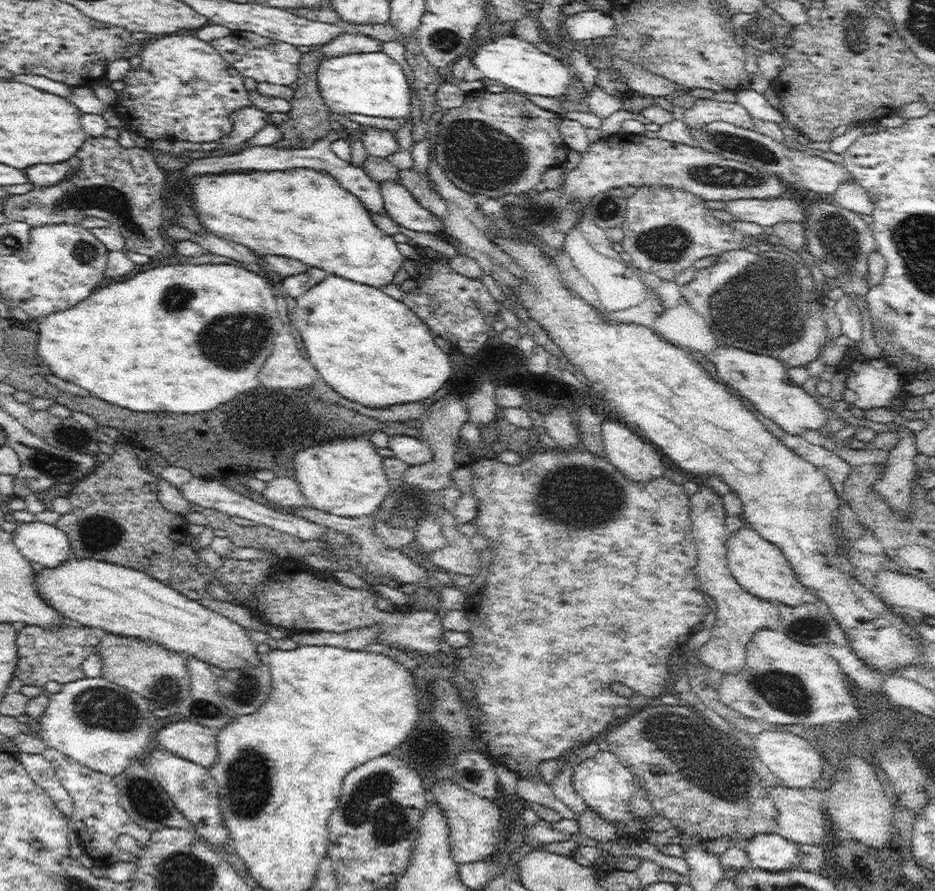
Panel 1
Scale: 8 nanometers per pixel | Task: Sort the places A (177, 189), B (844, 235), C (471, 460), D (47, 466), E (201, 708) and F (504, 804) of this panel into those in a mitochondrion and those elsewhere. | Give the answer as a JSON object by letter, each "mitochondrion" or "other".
{"A":"other","B":"mitochondrion","C":"other","D":"mitochondrion","E":"mitochondrion","F":"other"}

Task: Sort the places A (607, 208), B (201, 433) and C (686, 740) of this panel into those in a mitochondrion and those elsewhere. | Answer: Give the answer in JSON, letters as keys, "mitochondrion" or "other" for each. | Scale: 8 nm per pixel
{"A":"mitochondrion","B":"other","C":"mitochondrion"}

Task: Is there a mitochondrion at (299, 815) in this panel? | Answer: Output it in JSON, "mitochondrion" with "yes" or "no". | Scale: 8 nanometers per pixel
{"mitochondrion":"no"}

